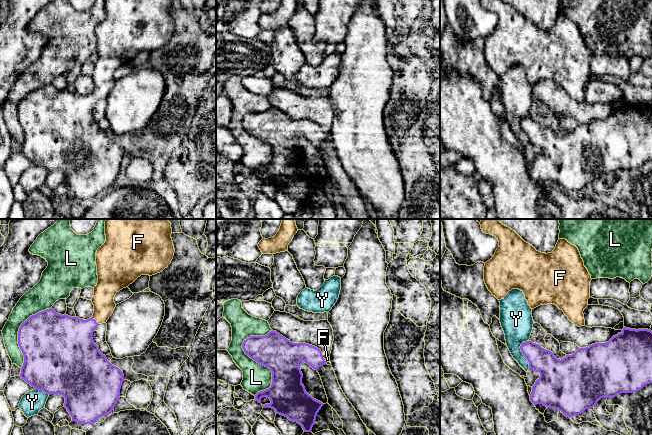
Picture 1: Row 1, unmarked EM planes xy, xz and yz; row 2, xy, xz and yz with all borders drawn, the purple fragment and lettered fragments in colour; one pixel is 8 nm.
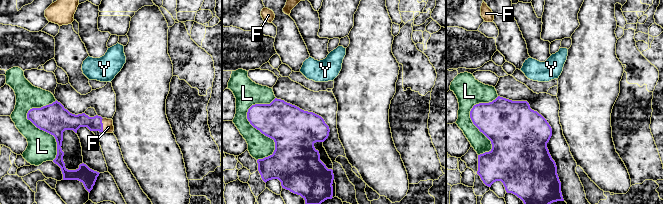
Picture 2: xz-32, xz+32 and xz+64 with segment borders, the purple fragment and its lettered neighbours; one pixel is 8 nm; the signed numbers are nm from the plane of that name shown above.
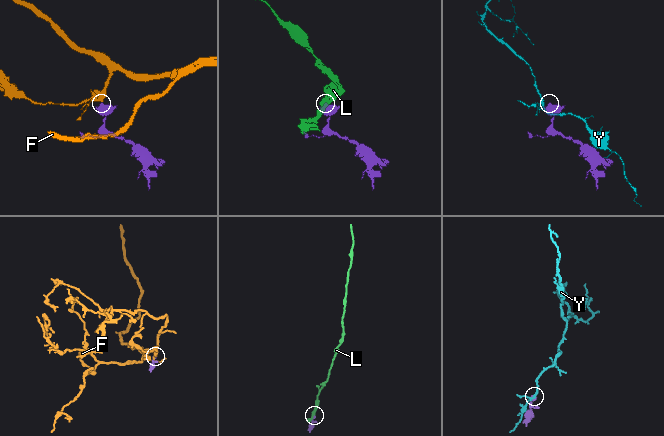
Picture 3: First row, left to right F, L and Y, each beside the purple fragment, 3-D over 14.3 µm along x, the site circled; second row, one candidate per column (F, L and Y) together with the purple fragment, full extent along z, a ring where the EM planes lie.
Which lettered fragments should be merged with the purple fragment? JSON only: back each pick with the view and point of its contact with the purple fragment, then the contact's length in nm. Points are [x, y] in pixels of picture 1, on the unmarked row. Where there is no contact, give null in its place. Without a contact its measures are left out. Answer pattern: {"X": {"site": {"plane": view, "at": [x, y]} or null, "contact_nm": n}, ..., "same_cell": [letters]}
{"F": {"site": {"plane": "xy", "at": [95, 96]}, "contact_nm": 80}, "same_cell": ["F"]}

